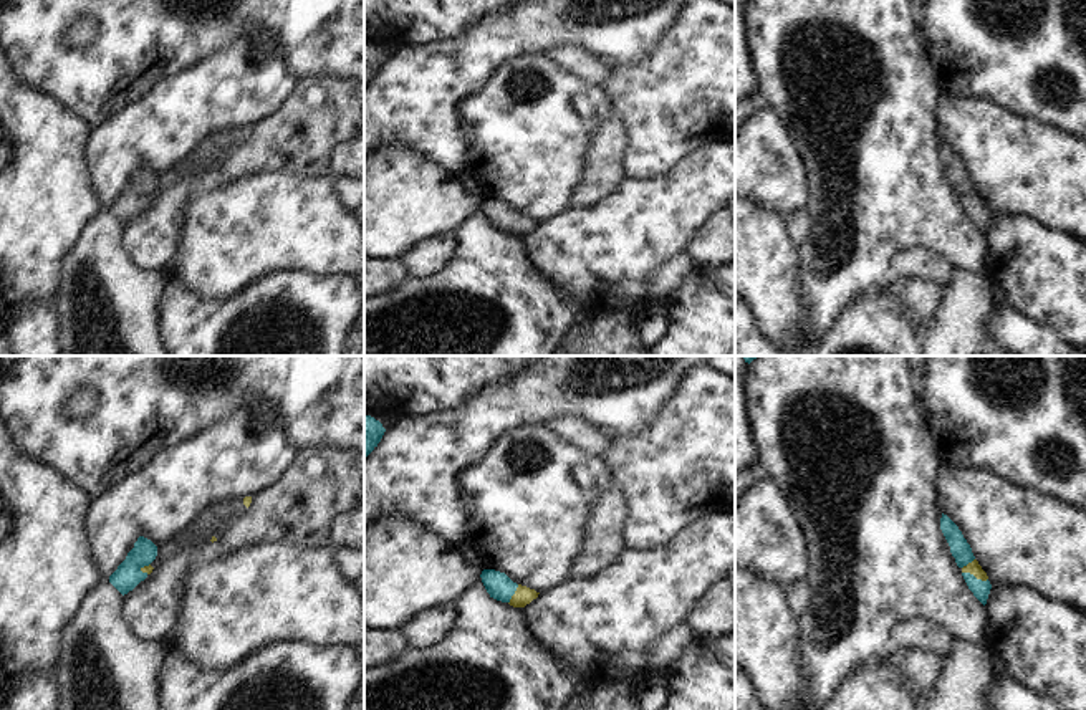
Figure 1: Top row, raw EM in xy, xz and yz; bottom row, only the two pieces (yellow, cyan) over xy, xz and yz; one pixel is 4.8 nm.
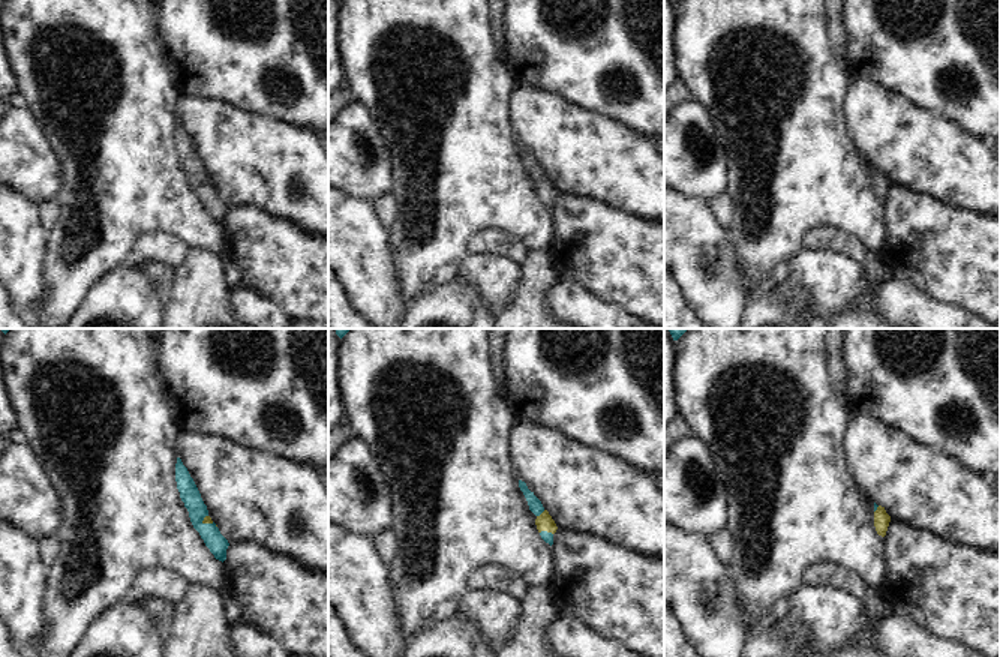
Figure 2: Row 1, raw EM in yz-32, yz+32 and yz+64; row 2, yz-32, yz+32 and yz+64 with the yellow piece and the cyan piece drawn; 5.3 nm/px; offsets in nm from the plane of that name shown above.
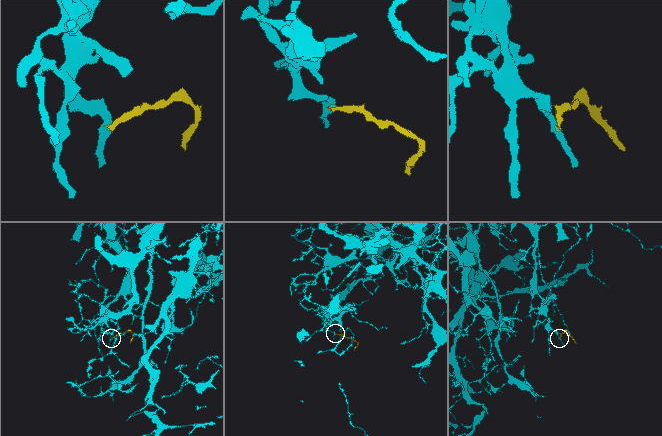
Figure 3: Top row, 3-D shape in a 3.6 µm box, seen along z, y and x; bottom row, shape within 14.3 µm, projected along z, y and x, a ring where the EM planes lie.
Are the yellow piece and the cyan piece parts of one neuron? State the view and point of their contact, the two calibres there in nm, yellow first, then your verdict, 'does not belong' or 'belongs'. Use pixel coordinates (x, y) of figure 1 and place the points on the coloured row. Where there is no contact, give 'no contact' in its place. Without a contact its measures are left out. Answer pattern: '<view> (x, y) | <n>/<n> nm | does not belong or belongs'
yz (975, 576) | 70/90 nm | belongs

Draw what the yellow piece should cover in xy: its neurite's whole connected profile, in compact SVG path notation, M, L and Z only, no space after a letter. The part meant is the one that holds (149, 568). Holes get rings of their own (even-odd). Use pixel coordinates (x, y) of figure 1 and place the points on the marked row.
M139 536L126 559L109 576L109 583L123 596L127 594L152 573L154 568L151 563L156 559L156 556L157 546L151 540Z

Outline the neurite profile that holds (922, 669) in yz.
M892 649L882 655L882 662L894 665L909 680L922 703L932 695L945 667L945 657L924 649Z

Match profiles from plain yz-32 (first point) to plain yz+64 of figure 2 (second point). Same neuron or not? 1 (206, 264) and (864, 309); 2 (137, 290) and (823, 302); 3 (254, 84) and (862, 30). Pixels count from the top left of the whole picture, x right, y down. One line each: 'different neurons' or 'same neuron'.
1: same neuron
2: different neurons
3: same neuron

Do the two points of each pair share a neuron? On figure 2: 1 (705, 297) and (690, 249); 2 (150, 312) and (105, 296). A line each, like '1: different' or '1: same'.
1: same
2: same

